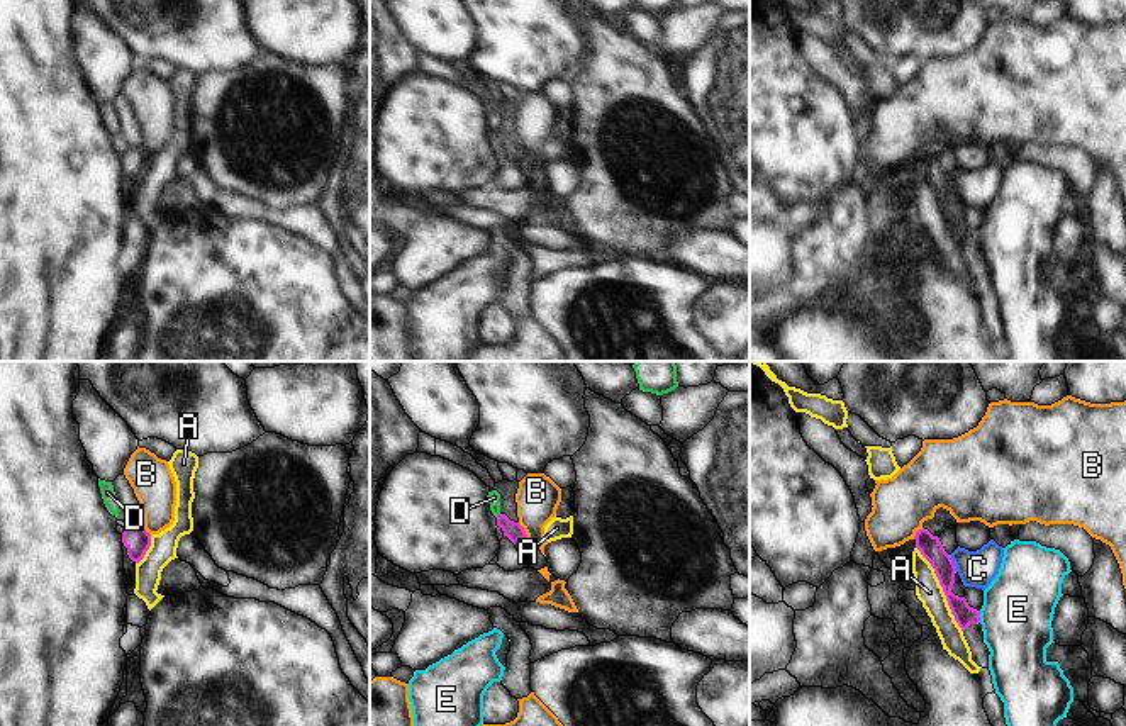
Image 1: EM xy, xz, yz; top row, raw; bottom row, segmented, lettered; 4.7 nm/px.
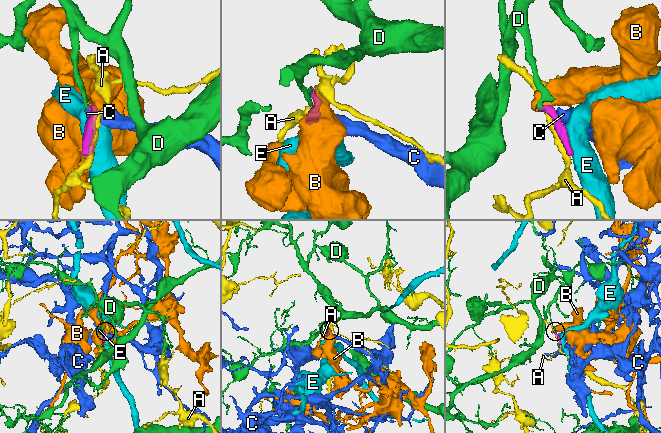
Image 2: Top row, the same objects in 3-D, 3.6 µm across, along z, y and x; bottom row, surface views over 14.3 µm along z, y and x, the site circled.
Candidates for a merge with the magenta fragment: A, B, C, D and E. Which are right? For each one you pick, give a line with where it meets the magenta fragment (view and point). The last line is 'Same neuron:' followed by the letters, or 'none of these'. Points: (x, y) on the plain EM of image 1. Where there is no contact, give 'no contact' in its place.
D: no contact
Same neuron: D

